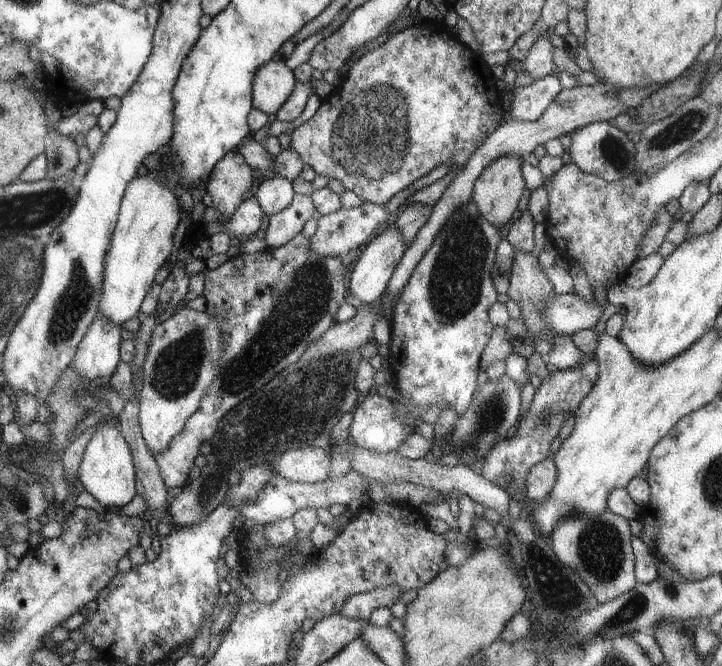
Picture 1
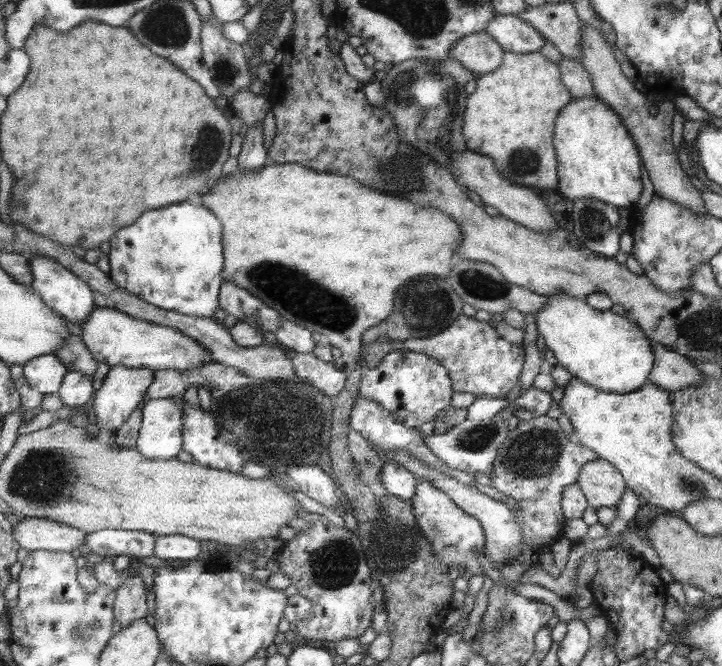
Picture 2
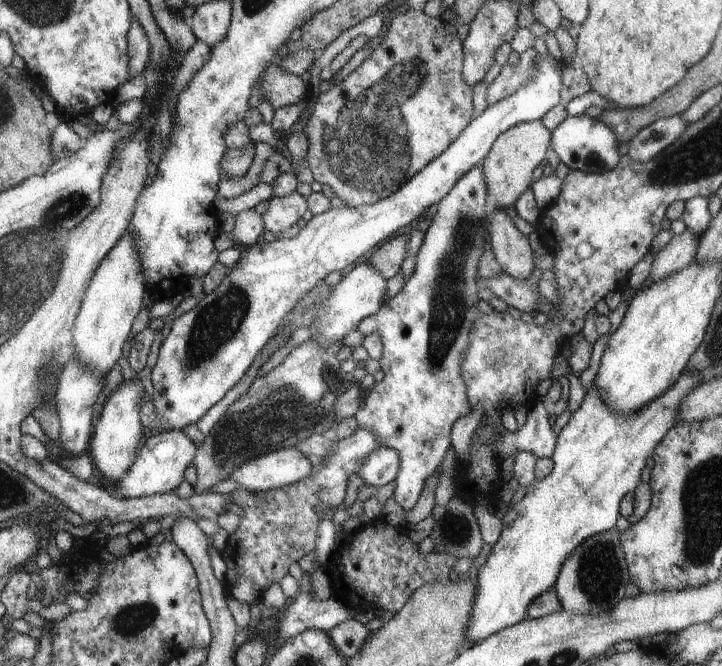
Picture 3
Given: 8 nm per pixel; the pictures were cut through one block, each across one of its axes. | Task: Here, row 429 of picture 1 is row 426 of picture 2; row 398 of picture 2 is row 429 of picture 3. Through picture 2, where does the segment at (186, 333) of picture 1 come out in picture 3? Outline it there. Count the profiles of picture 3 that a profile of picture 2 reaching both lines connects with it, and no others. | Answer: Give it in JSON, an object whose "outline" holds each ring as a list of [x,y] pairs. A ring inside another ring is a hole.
{"outline":[[[548,52],[545,56],[538,54],[534,75],[528,83],[521,85],[508,97],[487,105],[441,155],[430,160],[413,178],[402,184],[401,188],[378,200],[377,203],[329,208],[321,214],[312,216],[311,220],[290,239],[269,243],[258,240],[247,250],[241,251],[235,266],[222,280],[219,288],[211,294],[204,294],[193,308],[174,317],[168,335],[159,345],[156,363],[150,370],[152,407],[158,419],[154,426],[158,427],[159,431],[171,431],[183,429],[199,420],[245,374],[255,355],[278,332],[277,328],[290,308],[294,307],[294,304],[298,303],[326,274],[331,271],[345,271],[353,266],[355,258],[365,254],[377,242],[385,240],[397,228],[417,219],[431,204],[437,204],[459,178],[487,156],[492,142],[500,132],[523,121],[540,119],[545,112],[559,103],[562,85],[560,74],[563,66],[561,60],[556,61]]]}

